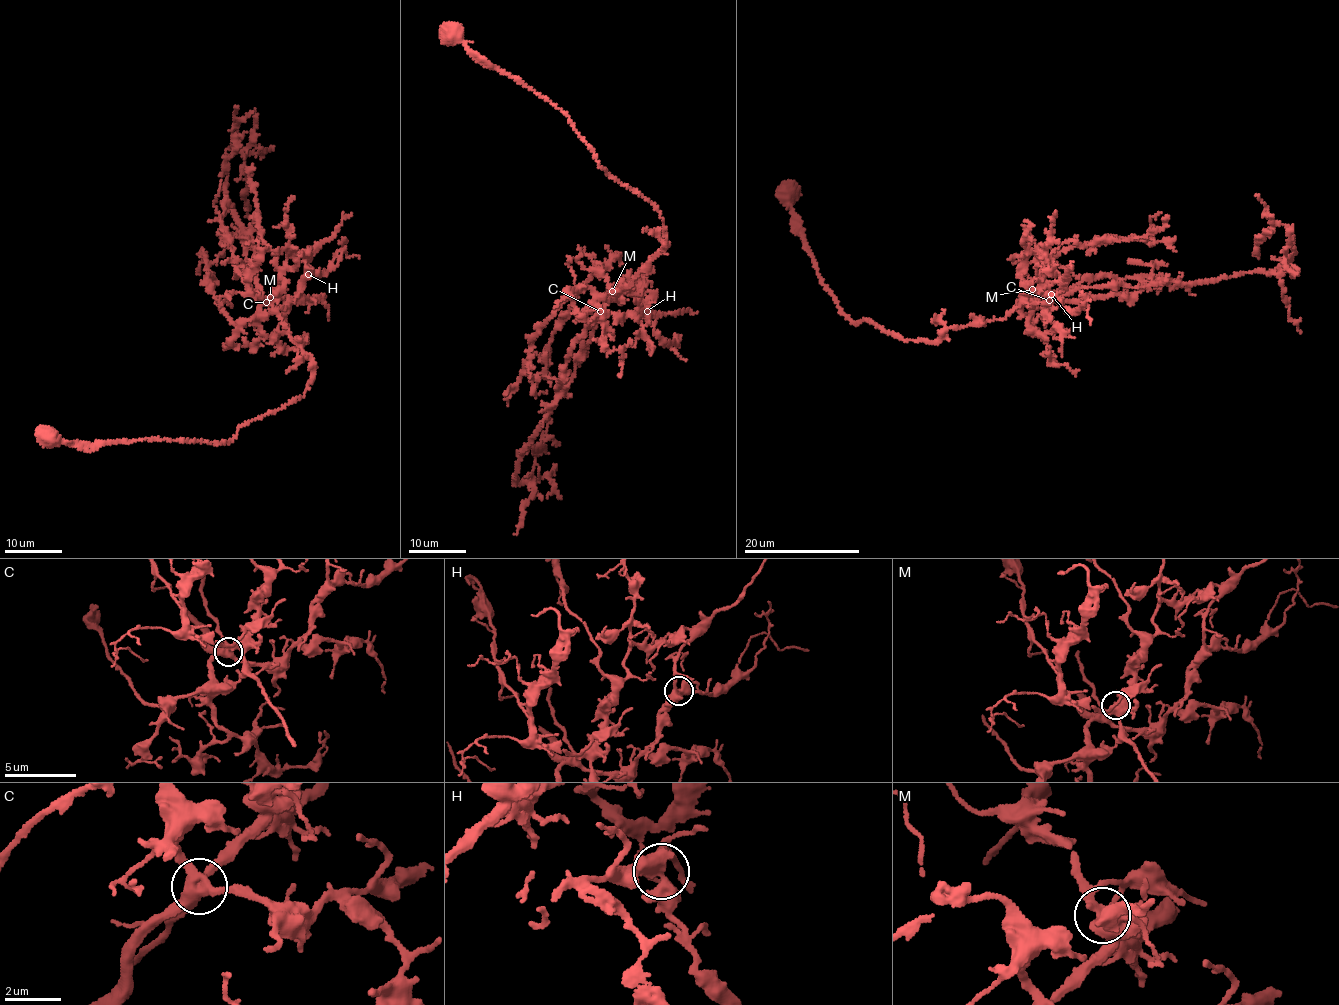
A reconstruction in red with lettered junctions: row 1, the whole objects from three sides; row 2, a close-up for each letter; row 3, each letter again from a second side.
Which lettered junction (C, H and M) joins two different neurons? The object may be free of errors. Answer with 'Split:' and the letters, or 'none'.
Split: none

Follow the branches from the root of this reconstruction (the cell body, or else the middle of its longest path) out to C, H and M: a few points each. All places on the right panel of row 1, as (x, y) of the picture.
C: (786, 194), (819, 278), (856, 324), (935, 342), (949, 328), (1004, 318), (1029, 294), (1049, 300)
H: (786, 194), (819, 278), (856, 324), (935, 342), (1004, 318), (1029, 294), (1047, 312), (1051, 294)
M: (786, 194), (819, 278), (856, 324), (866, 320), (903, 340), (935, 342), (949, 328), (1004, 318), (1032, 289)

